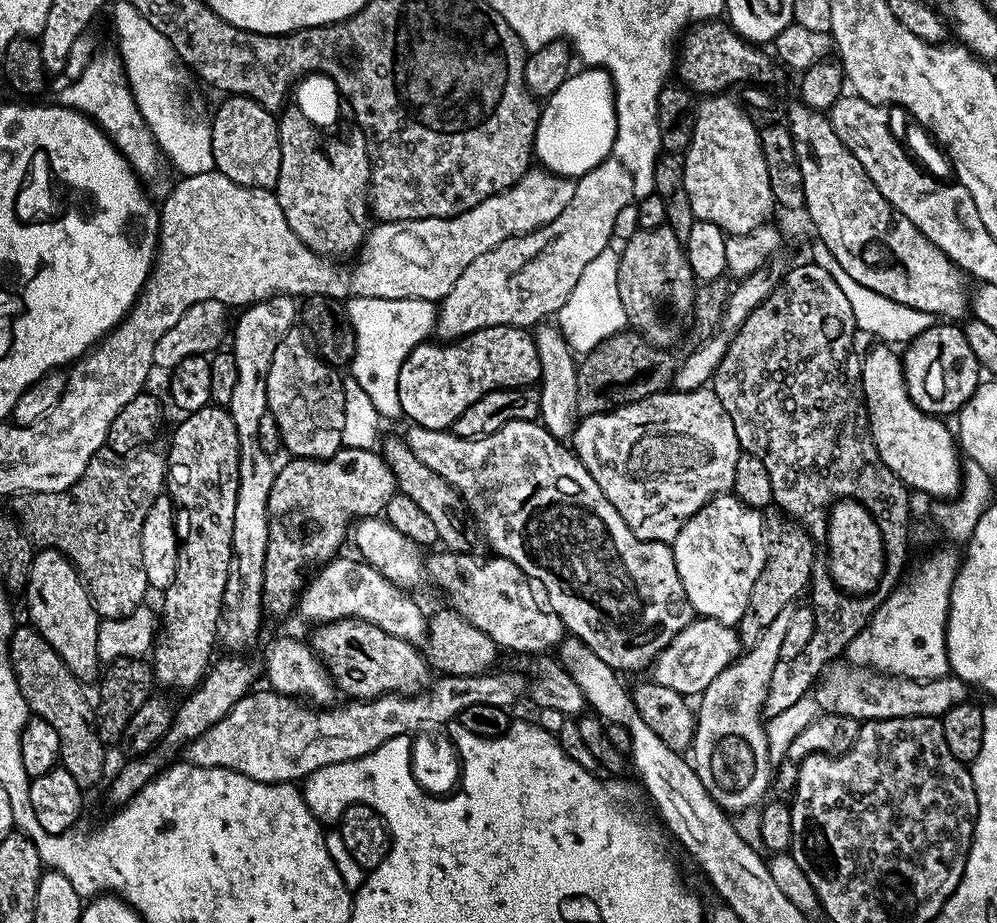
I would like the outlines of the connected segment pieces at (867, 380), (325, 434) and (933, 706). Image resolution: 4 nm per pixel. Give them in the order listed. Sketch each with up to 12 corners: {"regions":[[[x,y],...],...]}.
{"regions":[[[891,347],[862,360],[878,454],[909,489],[952,498],[958,440],[914,402]],[[292,327],[266,378],[283,451],[329,460],[343,379]],[[832,661],[812,694],[859,722],[940,718],[965,703],[951,674],[921,681]]]}

